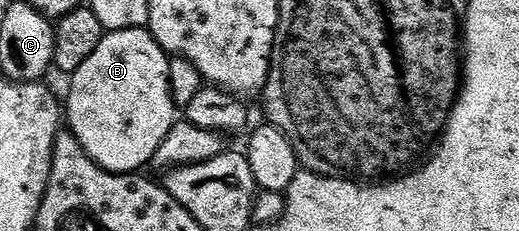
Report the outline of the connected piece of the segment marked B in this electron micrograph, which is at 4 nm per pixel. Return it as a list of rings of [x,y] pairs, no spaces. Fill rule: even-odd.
[[[145,28],[140,30],[114,30],[106,33],[102,37],[99,48],[95,48],[95,52],[91,52],[91,56],[87,56],[87,60],[83,60],[81,67],[71,76],[70,82],[73,83],[69,86],[69,102],[67,98],[67,126],[72,134],[77,137],[77,142],[84,148],[92,162],[97,162],[104,170],[110,170],[113,174],[132,174],[144,171],[144,166],[156,159],[158,148],[167,140],[174,122],[178,121],[179,118],[179,114],[177,114],[179,107],[173,99],[173,88],[169,79],[170,61],[170,55],[157,43],[155,36]]]

